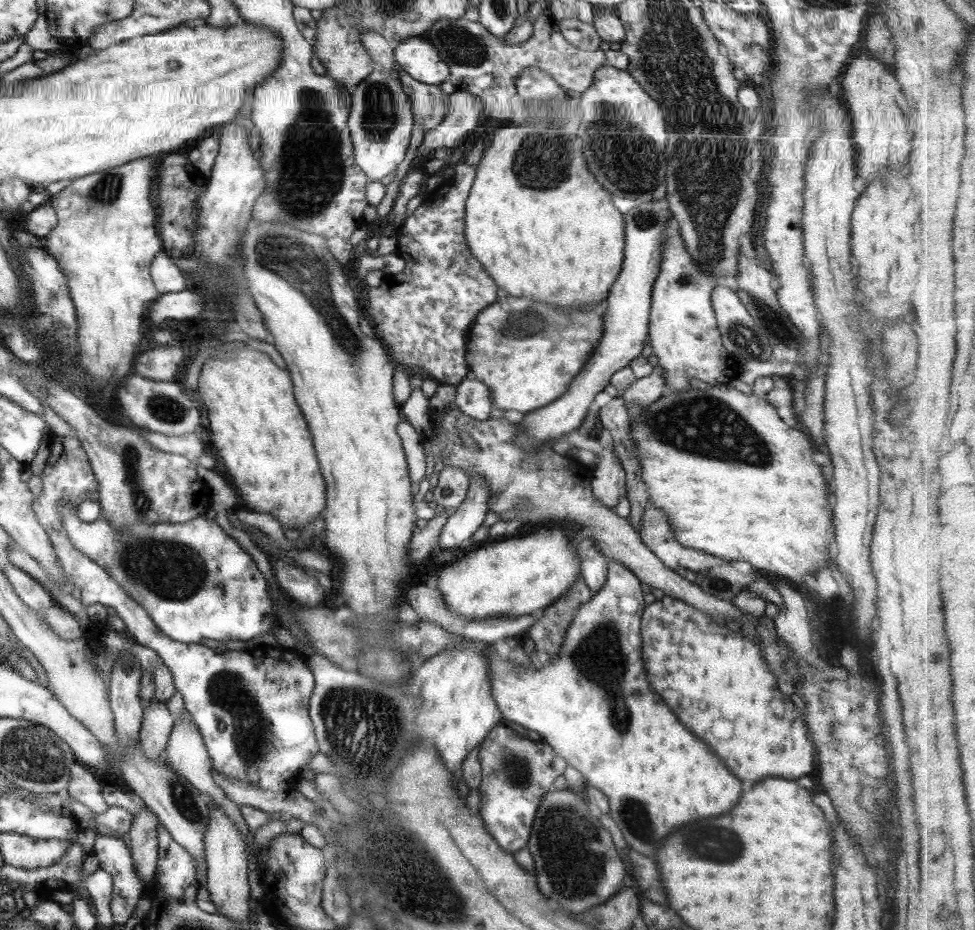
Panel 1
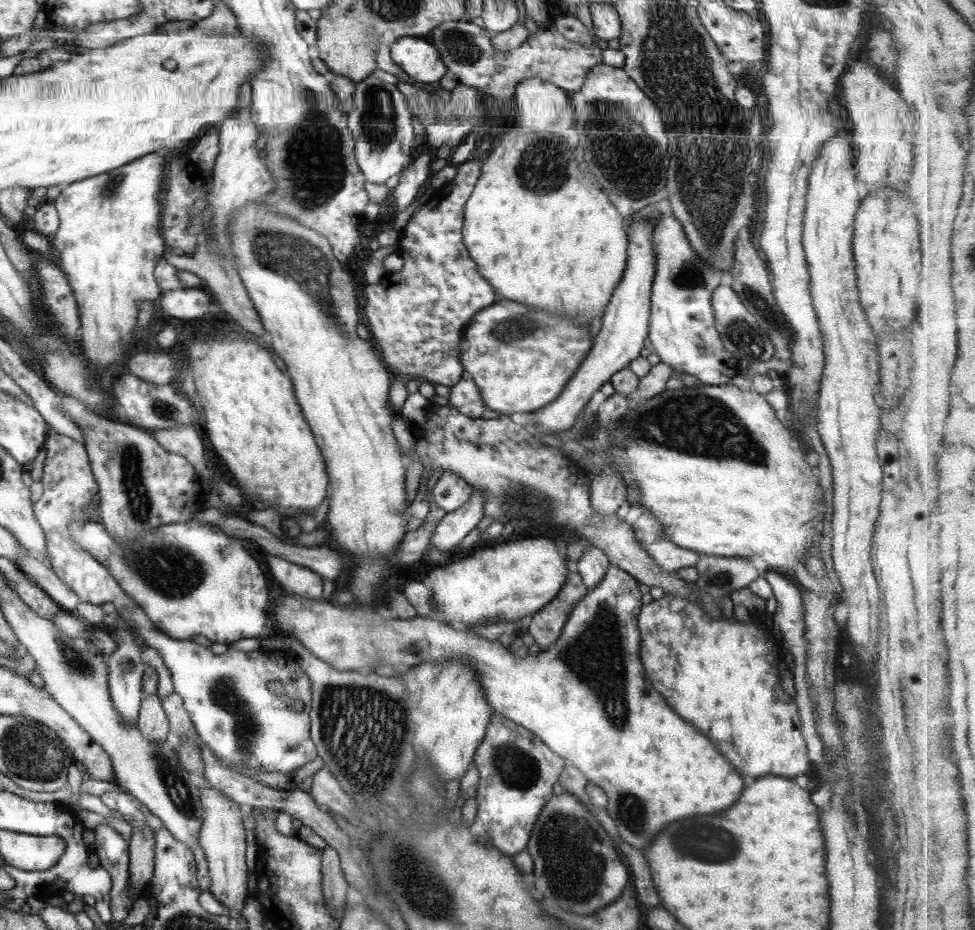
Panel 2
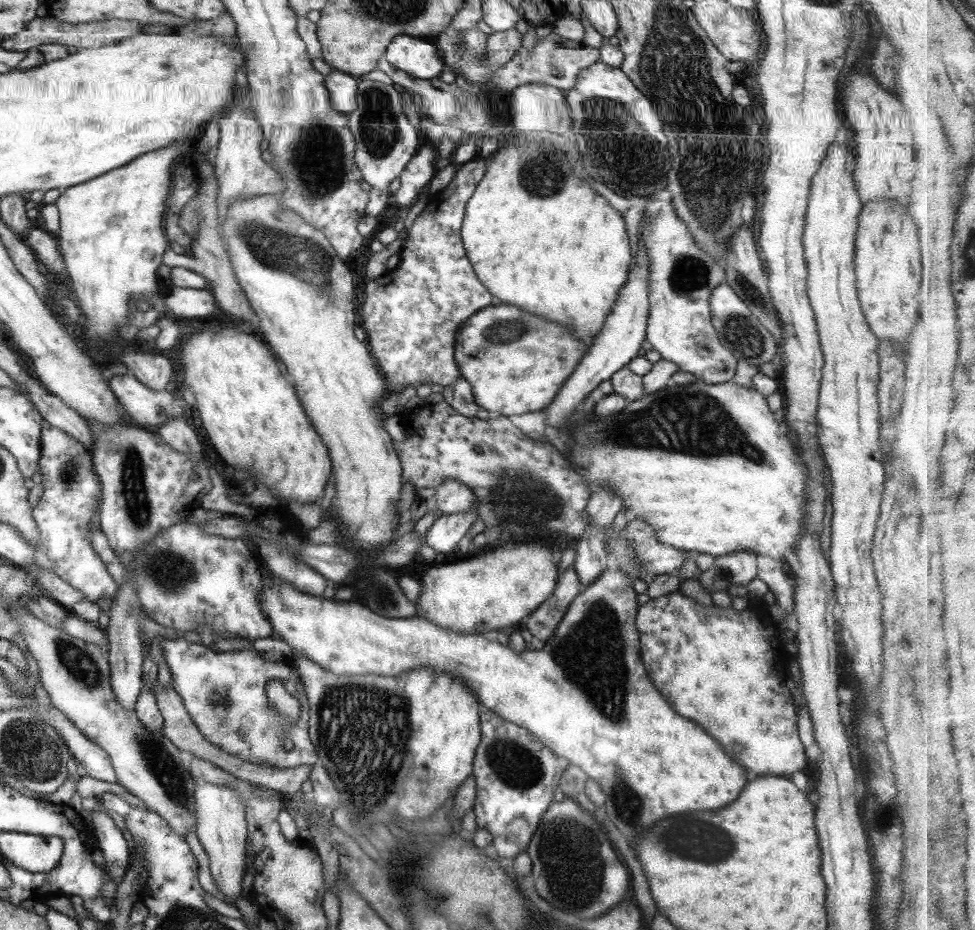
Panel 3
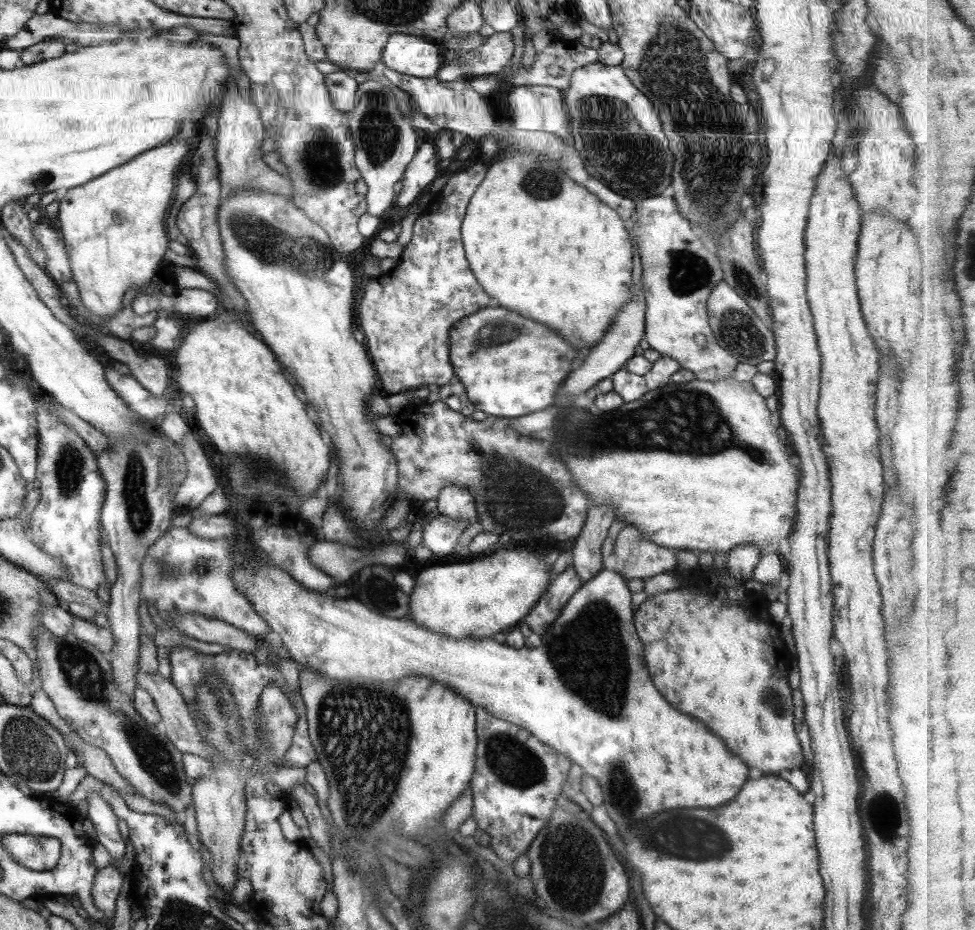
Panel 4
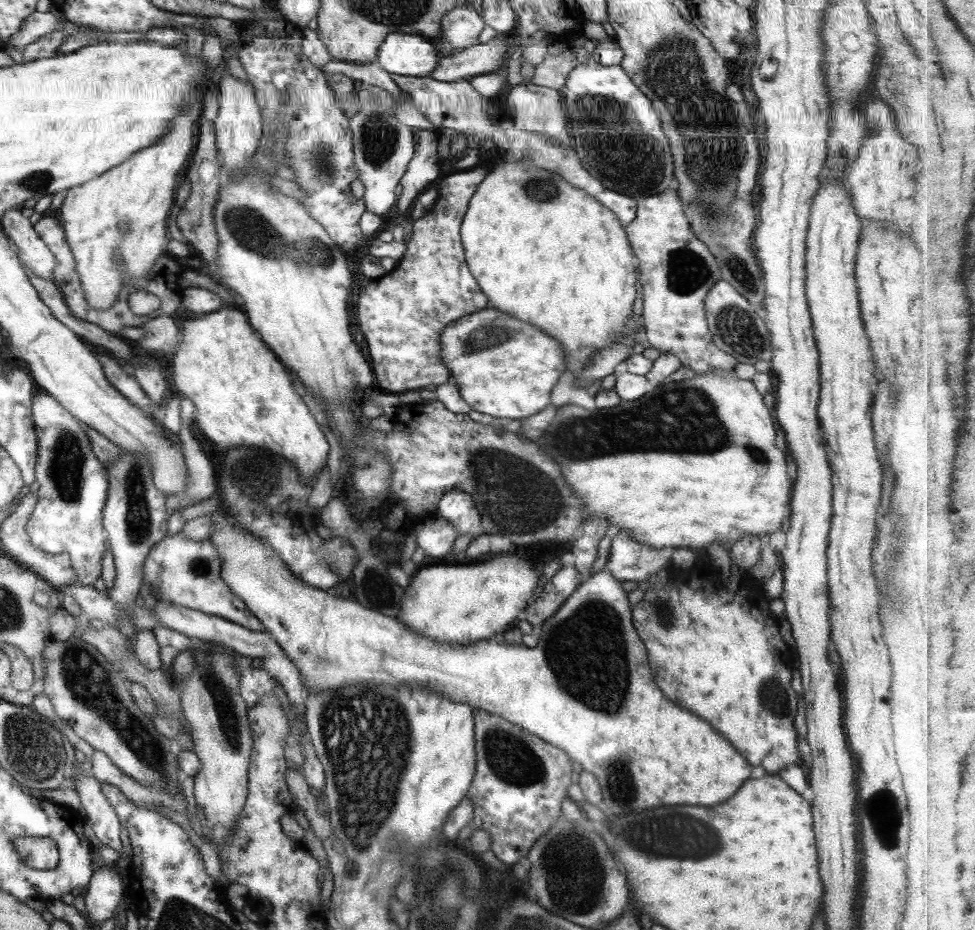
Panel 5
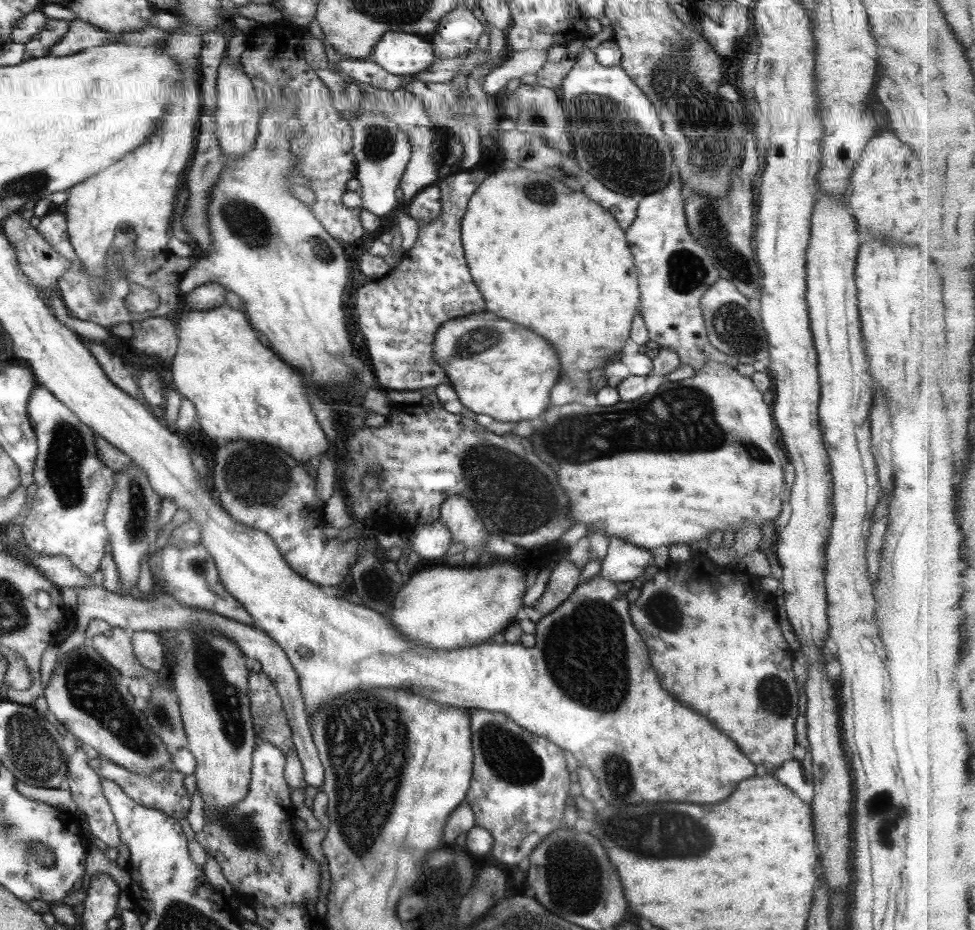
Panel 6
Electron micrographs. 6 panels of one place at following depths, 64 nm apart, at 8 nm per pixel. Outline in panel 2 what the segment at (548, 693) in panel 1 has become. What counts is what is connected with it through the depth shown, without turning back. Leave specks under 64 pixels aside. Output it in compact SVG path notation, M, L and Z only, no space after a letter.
M610 565L602 580L575 604L558 640L548 650L541 651L540 656L529 655L523 659L514 657L498 643L484 640L460 627L446 625L442 620L418 616L412 620L385 620L374 611L360 610L356 606L354 612L352 608L342 610L333 600L311 601L277 586L271 586L270 599L278 626L277 634L285 639L298 639L304 649L340 672L380 671L390 674L389 671L395 671L392 675L397 675L403 669L414 668L424 662L442 662L449 658L469 662L478 675L480 687L493 712L536 734L554 754L566 760L569 766L582 771L588 782L604 788L608 796L606 808L610 810L607 813L614 818L620 838L644 850L649 848L658 830L672 820L730 808L740 798L742 778L730 762L726 764L726 758L714 744L710 748L710 740L706 736L698 734L694 726L684 722L666 702L662 702L662 696L646 684L638 627L638 614L644 604L638 585L639 582L625 570Z

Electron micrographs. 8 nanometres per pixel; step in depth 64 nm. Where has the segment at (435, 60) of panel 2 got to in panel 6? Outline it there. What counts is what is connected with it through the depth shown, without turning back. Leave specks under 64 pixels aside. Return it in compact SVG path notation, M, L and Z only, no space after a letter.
M388 31L373 48L370 58L386 72L413 76L435 59L431 42L418 35Z

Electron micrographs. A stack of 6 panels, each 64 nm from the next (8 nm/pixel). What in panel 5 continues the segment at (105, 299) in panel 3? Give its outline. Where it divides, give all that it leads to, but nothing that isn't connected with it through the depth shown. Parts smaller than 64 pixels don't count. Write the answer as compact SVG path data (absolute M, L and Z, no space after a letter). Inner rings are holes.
M188 95L181 111L170 121L168 132L158 138L156 144L140 150L138 154L98 178L67 190L68 195L64 198L57 216L63 222L66 240L77 262L76 274L90 306L106 310L115 301L120 287L124 284L124 278L144 278L156 259L162 254L167 254L166 246L170 240L167 231L168 217L174 205L178 174L192 150L192 125L201 116L200 100L194 98L194 95ZM120 226L126 226L126 232L122 232Z

